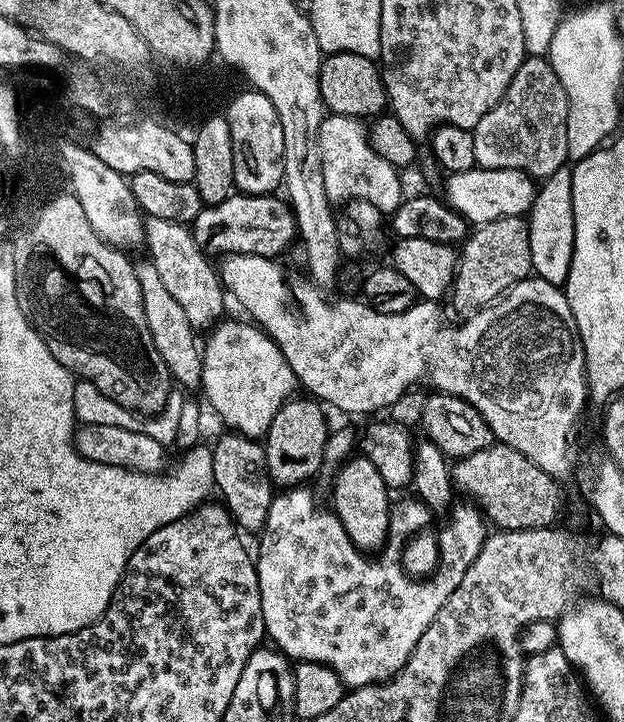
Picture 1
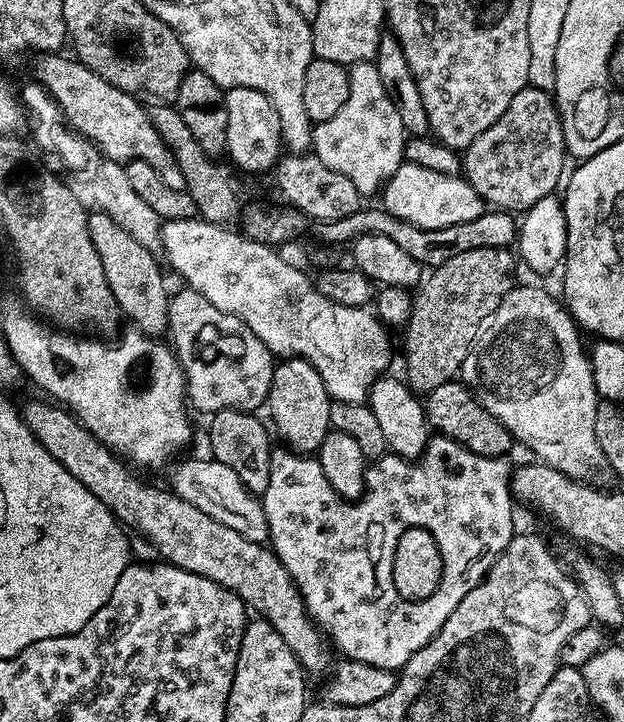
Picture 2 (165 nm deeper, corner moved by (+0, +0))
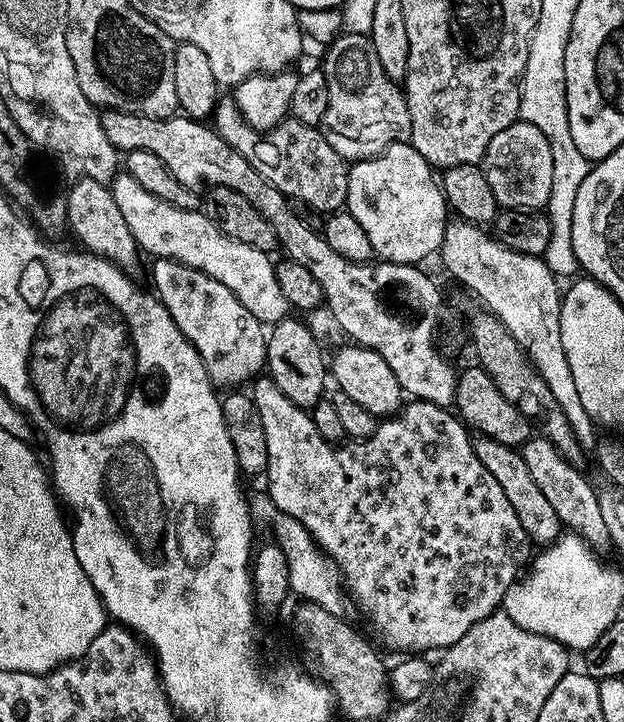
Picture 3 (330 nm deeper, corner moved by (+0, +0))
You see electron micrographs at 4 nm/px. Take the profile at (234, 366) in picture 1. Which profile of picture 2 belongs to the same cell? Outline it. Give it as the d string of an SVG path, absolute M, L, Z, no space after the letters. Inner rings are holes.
M184 286L181 292L171 297L168 302L168 330L171 347L174 349L176 358L180 362L180 367L184 369L186 381L186 396L200 412L213 414L222 411L223 408L233 408L236 411L255 413L259 404L260 407L268 399L268 391L272 385L272 369L274 367L274 357L271 350L265 346L234 314L218 310L218 306L203 296L201 292Z

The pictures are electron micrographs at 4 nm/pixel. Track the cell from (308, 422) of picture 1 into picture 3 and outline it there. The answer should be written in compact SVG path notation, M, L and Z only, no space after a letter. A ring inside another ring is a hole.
M285 318L271 325L267 333L268 358L266 361L266 374L294 402L294 406L311 410L325 395L324 374L326 378L326 356L320 353L320 344L316 336L300 320Z

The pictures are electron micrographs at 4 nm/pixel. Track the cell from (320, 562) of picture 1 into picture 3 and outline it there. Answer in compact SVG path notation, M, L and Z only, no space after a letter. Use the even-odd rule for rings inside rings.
M261 374L251 381L250 395L259 418L262 418L262 430L266 434L268 497L272 499L274 506L278 506L278 510L290 514L290 518L298 518L298 522L306 526L316 545L337 564L355 607L356 604L360 607L361 614L372 623L373 630L390 647L412 648L408 650L449 648L451 644L458 642L458 638L462 638L462 634L466 634L466 630L470 630L470 626L474 626L503 605L506 590L518 579L516 568L523 569L529 563L530 541L526 530L522 530L522 522L518 522L518 514L514 514L506 494L502 494L502 486L498 486L494 474L490 474L490 470L486 470L486 466L478 462L478 454L474 454L472 449L473 437L469 429L449 409L440 408L437 404L425 400L412 400L405 403L395 415L381 419L374 434L370 434L365 440L352 440L337 446L333 441L322 438L322 434L318 434L318 426L314 426L311 415L305 409L294 406L294 402L290 402L290 398L286 398L286 394L282 394L282 390L274 386L267 374Z

